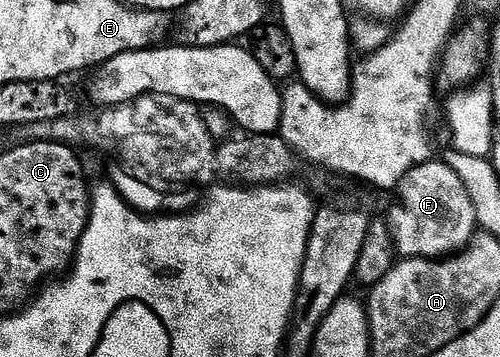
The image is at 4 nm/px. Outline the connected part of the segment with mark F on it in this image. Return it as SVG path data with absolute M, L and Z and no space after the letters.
M429 161L416 167L394 189L396 200L388 207L386 222L392 234L392 246L397 256L405 259L442 259L455 255L466 246L477 234L478 224L474 205L470 201L470 193L466 193L466 185L458 178L458 173L448 167L447 162Z

